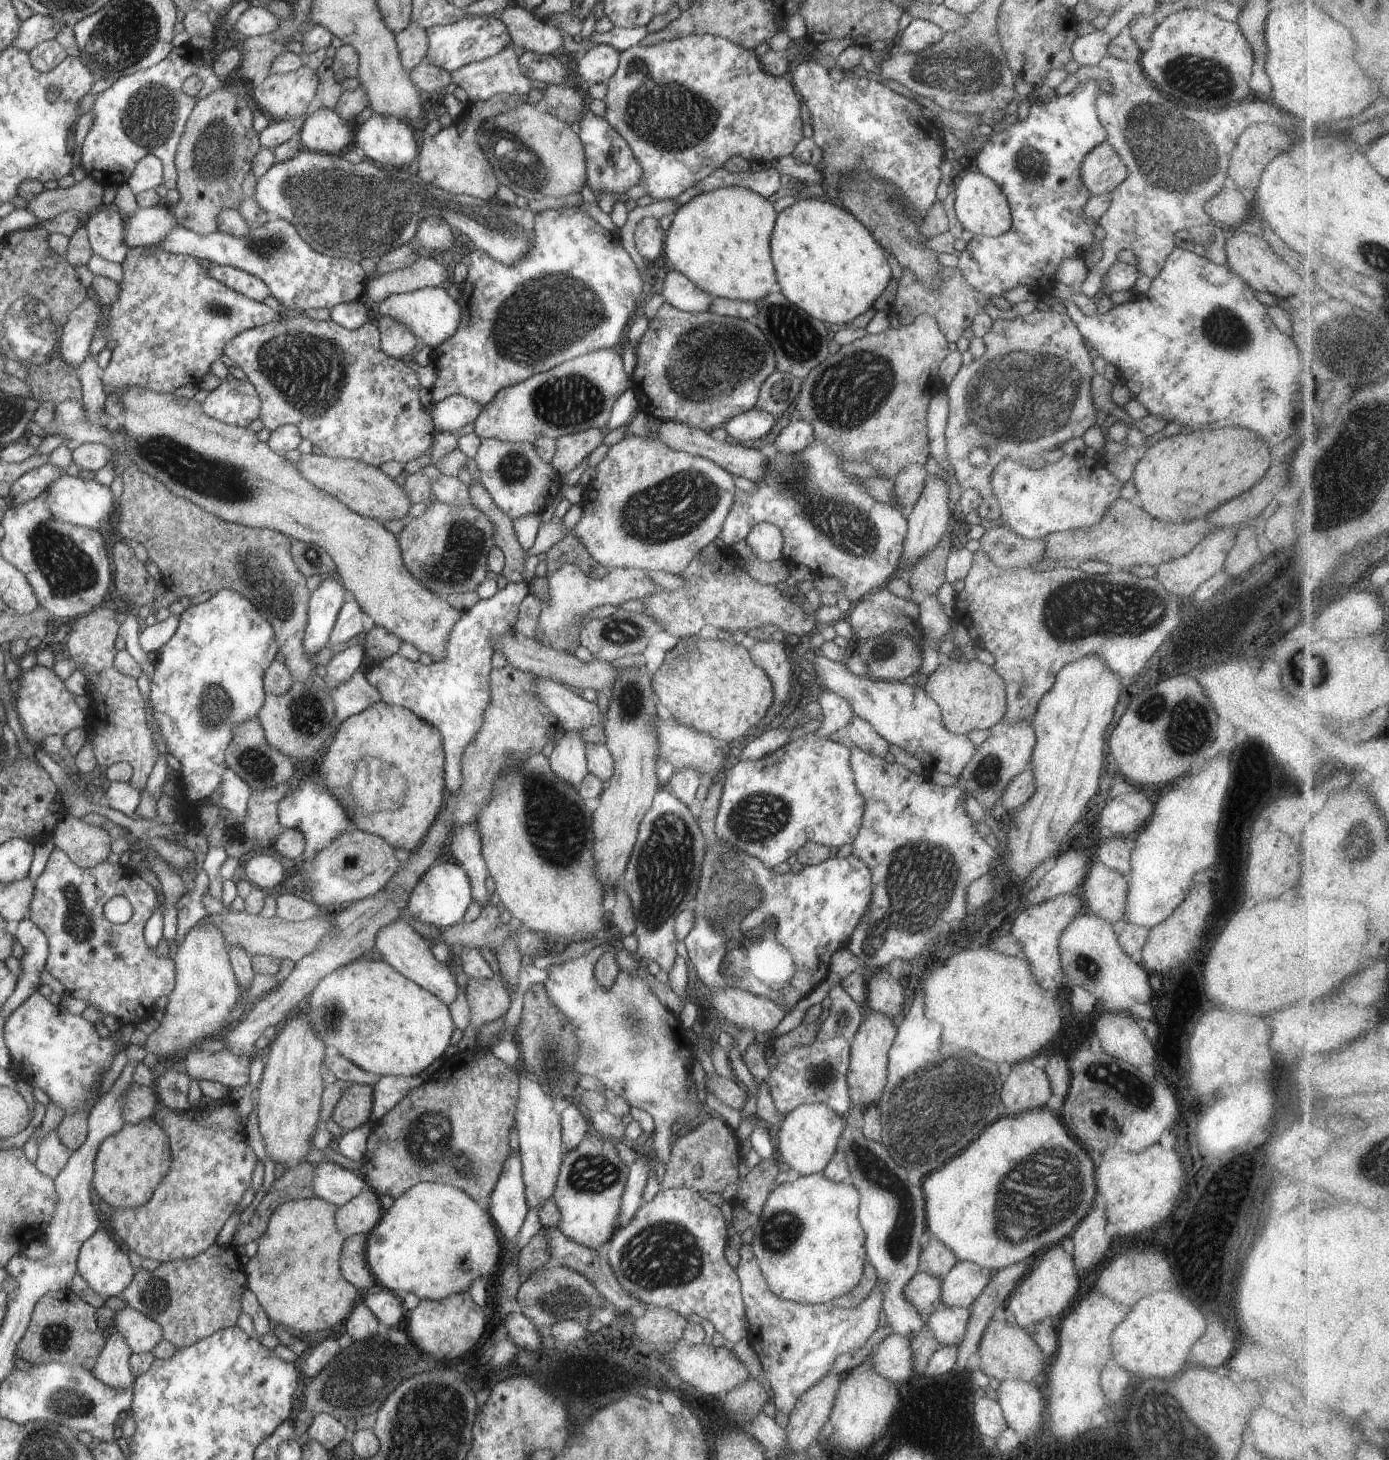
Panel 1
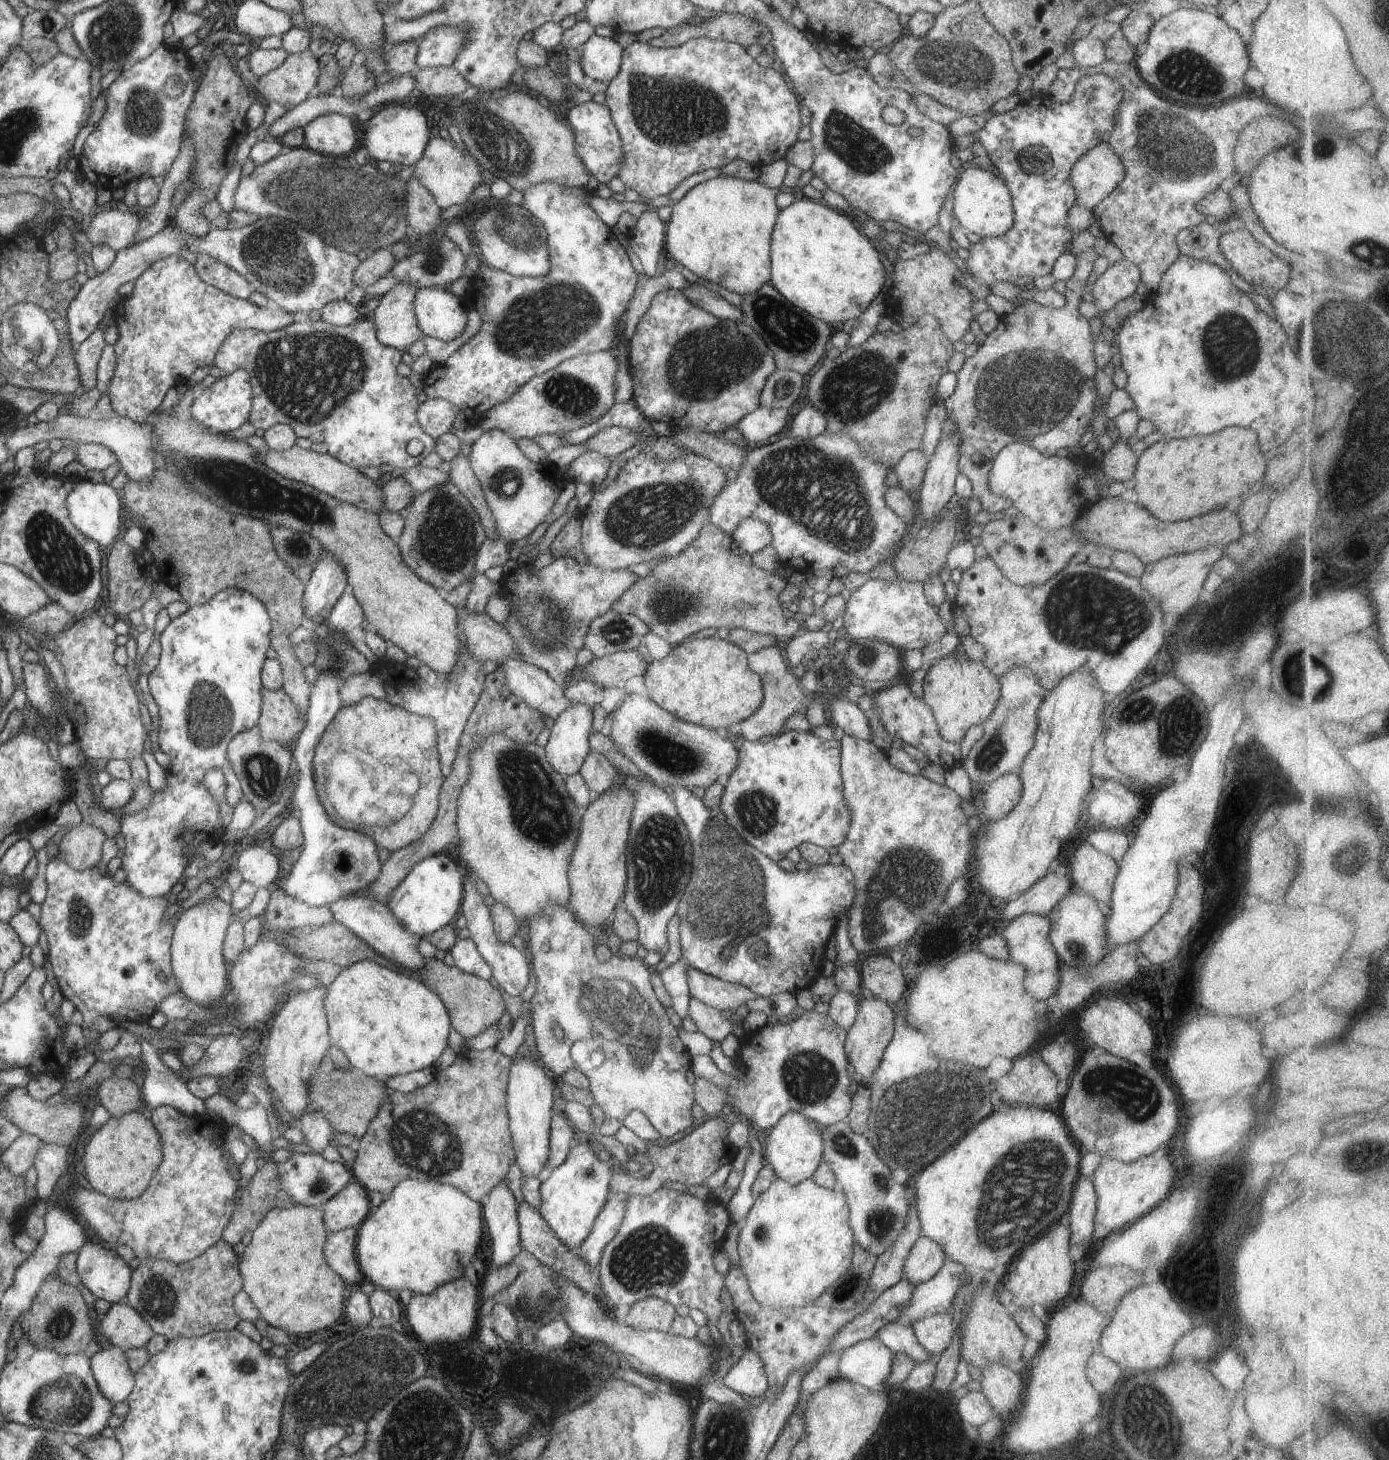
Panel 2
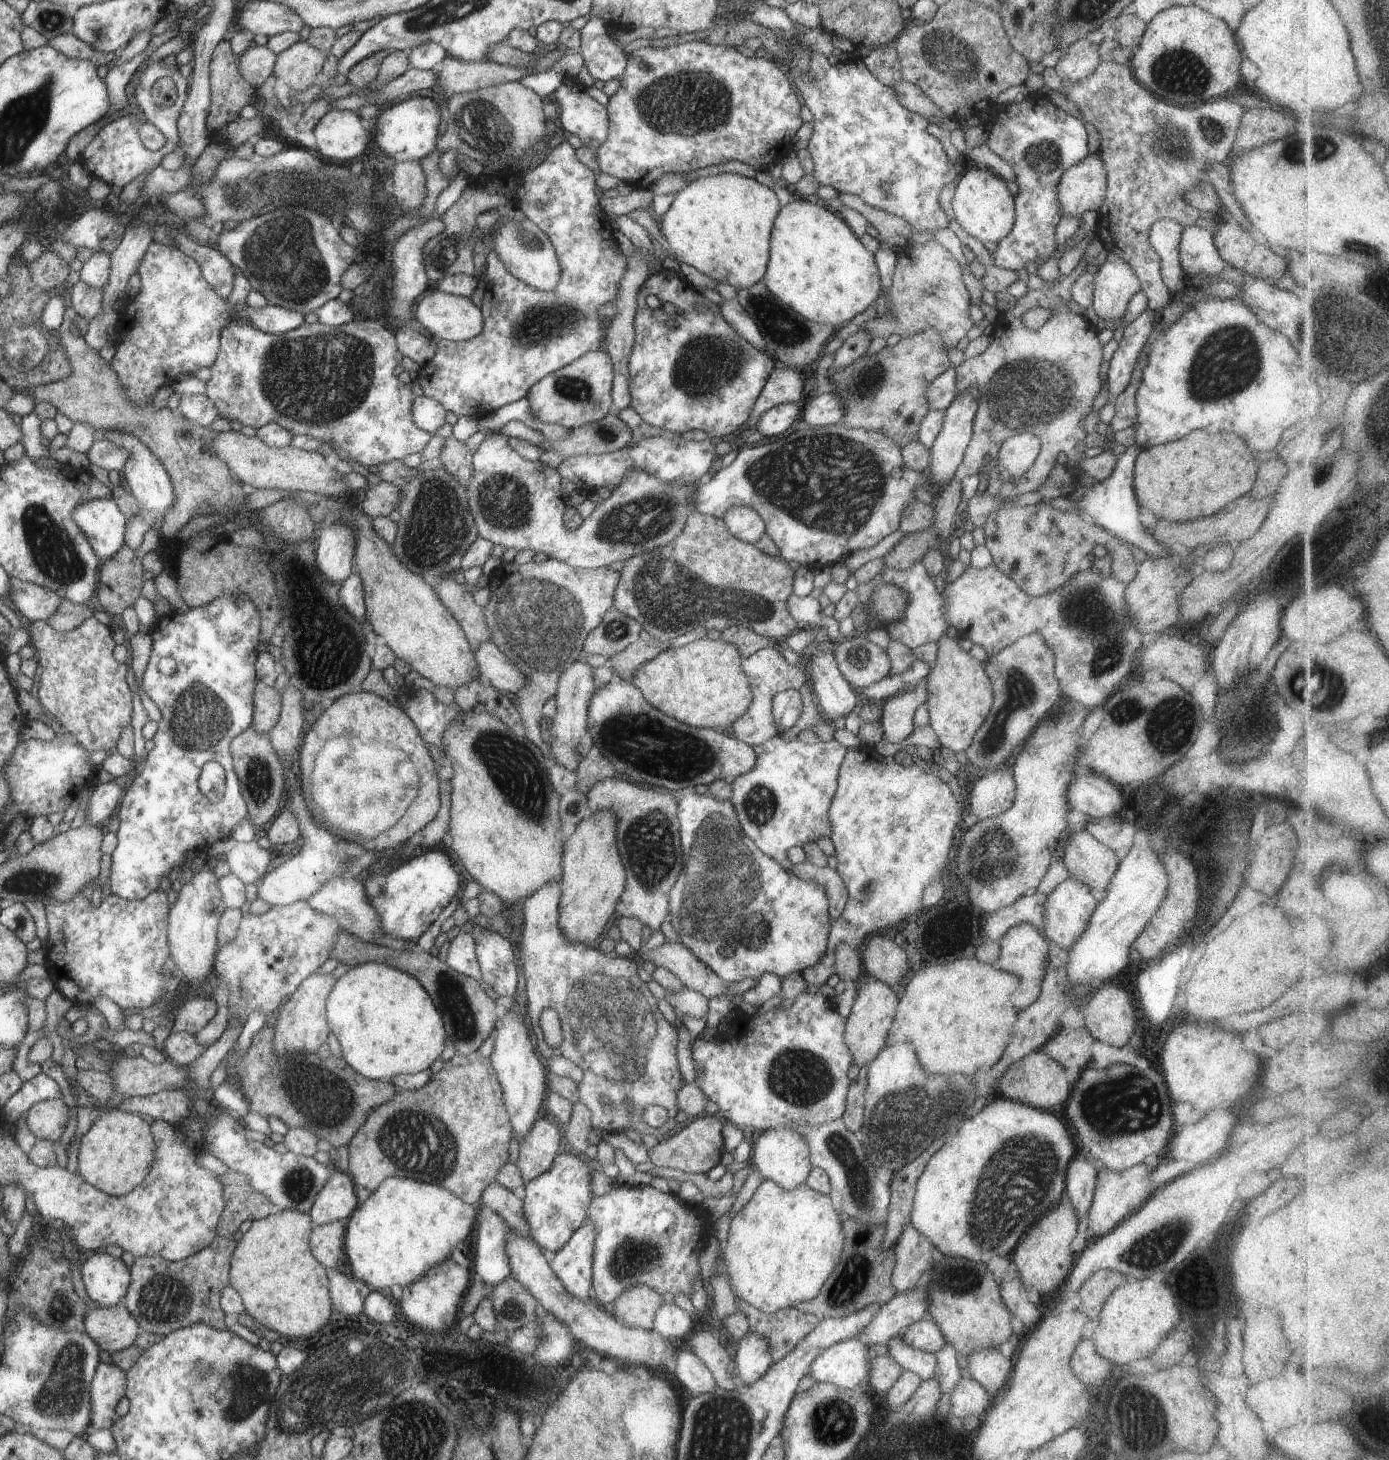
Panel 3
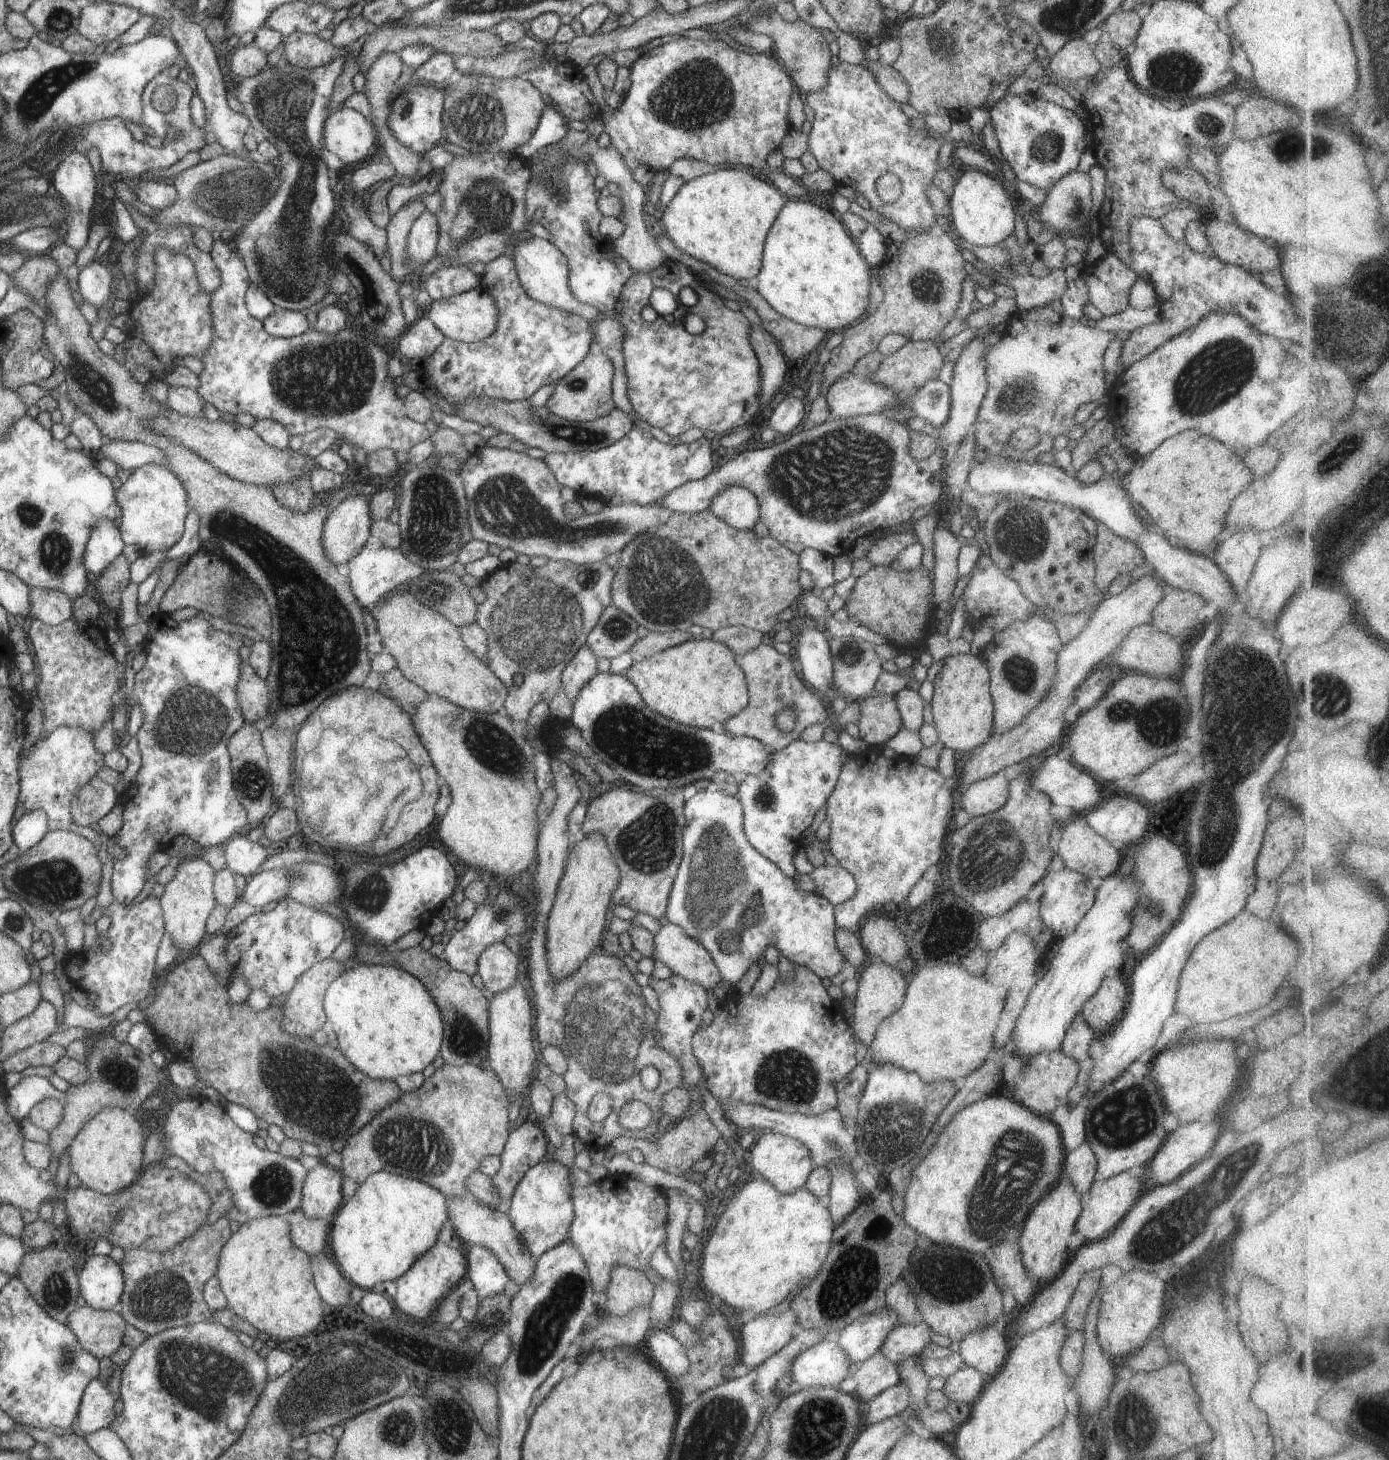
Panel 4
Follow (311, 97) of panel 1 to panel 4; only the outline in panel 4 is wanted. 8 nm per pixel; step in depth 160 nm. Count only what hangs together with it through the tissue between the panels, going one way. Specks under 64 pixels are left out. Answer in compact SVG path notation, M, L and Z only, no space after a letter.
M293 32L284 37L284 58L295 67L315 69L332 62L336 50L318 35Z

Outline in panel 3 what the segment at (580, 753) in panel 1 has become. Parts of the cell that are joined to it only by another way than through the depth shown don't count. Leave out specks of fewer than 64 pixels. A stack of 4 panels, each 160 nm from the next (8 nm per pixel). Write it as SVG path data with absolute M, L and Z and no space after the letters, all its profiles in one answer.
M581 660L574 661L560 675L559 685L555 694L557 711L552 718L552 724L549 729L551 739L548 746L551 750L551 756L555 759L555 764L562 765L571 771L576 771L580 762L576 746L583 742L588 734L589 702L596 690L592 667Z

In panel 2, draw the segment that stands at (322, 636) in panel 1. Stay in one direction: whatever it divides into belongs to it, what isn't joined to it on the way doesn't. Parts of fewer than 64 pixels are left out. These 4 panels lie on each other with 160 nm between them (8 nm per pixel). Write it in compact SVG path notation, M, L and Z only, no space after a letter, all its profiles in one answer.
M326 553L322 554L312 569L311 577L305 583L303 609L308 618L324 625L333 606L346 592L347 574L342 563Z

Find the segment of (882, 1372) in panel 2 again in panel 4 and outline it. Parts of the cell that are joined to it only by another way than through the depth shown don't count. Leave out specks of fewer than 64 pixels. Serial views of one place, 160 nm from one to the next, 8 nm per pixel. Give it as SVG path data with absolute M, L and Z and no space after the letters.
M827 1338L802 1351L791 1367L793 1381L803 1388L837 1386L853 1368L848 1355L835 1338Z

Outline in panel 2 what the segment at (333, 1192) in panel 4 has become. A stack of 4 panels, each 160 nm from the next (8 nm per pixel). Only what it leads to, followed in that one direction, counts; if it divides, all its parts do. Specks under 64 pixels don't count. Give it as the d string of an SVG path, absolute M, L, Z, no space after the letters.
M353 1178L348 1186L325 1202L321 1209L329 1234L339 1233L348 1228L359 1230L370 1212L368 1192L356 1178Z

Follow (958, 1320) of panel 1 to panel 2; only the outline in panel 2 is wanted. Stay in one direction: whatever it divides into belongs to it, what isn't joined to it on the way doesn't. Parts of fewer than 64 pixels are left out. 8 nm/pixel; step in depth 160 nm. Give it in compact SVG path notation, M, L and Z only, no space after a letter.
M952 1313L932 1315L910 1323L920 1344L937 1358L948 1348L957 1330Z

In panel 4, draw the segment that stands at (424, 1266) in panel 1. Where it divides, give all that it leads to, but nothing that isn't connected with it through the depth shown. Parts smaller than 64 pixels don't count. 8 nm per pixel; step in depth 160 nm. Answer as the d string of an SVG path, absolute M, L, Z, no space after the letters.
M386 1171L371 1174L346 1204L333 1217L329 1253L342 1274L352 1286L372 1290L378 1282L396 1280L412 1268L412 1265L438 1242L438 1234L451 1220L448 1198L438 1189L426 1186L419 1179L403 1177Z

